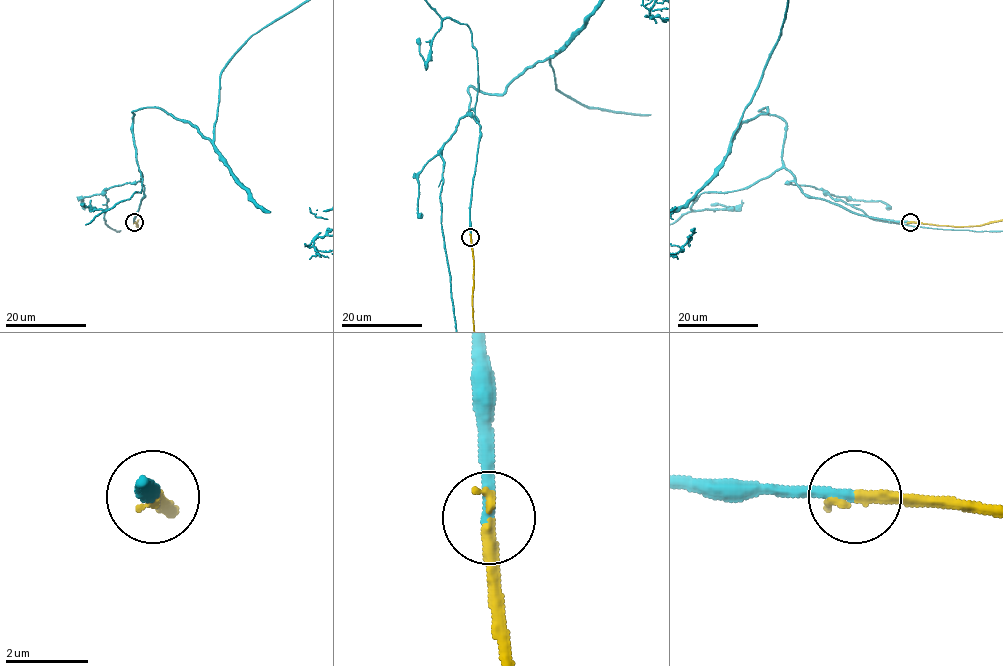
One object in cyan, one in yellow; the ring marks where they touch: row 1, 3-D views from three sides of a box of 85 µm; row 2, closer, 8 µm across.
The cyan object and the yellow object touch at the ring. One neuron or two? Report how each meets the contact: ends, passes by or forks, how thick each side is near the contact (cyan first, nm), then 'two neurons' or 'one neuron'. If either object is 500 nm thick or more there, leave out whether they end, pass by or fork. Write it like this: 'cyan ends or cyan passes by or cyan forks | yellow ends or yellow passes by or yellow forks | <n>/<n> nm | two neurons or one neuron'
cyan ends | yellow ends | 280/320 nm | one neuron

